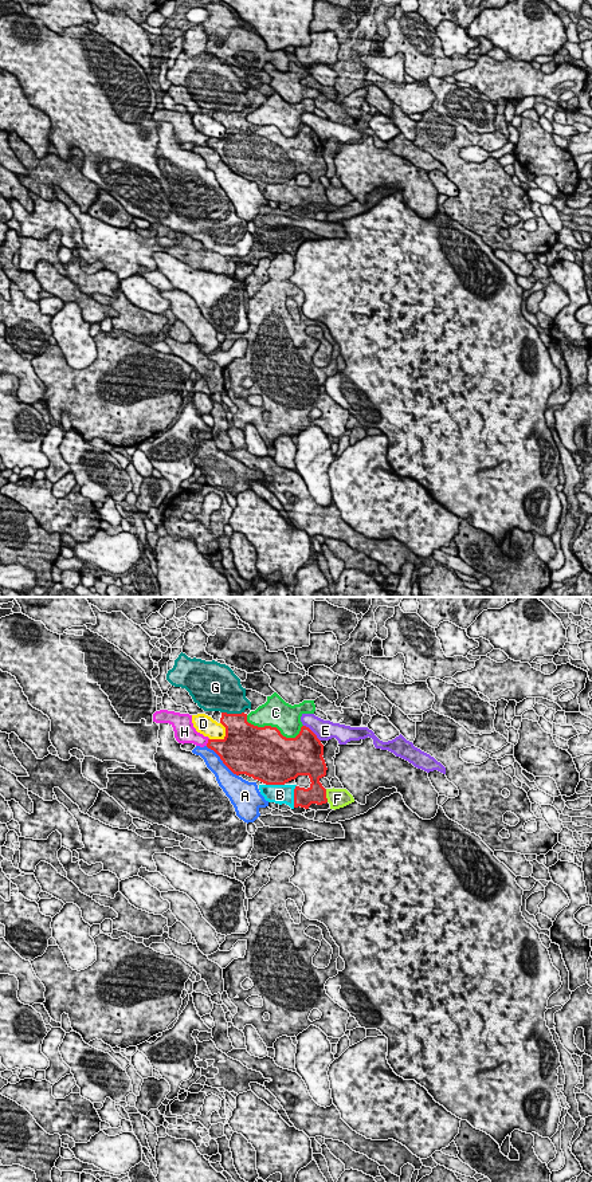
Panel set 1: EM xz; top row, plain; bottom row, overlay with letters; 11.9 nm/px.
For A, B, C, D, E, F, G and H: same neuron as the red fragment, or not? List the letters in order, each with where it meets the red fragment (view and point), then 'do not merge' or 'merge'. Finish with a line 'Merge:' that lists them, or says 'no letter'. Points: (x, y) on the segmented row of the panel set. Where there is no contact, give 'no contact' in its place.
A: xz (222, 760) | do not merge
B: xz (294, 796) | merge
C: xz (274, 727) | do not merge
D: xz (224, 737) | do not merge
E: xz (313, 733) | do not merge
F: xz (325, 796) | do not merge
G: xz (232, 714) | do not merge
H: xz (208, 742) | do not merge
Merge: B

